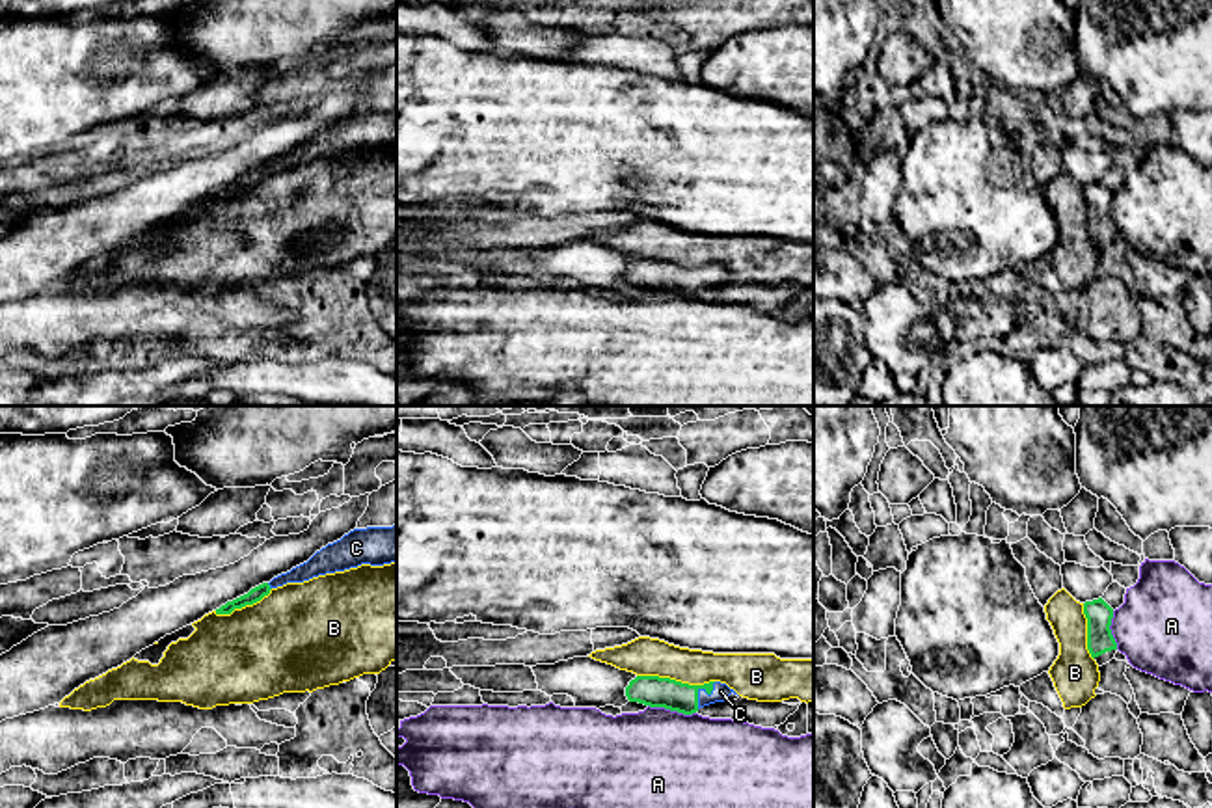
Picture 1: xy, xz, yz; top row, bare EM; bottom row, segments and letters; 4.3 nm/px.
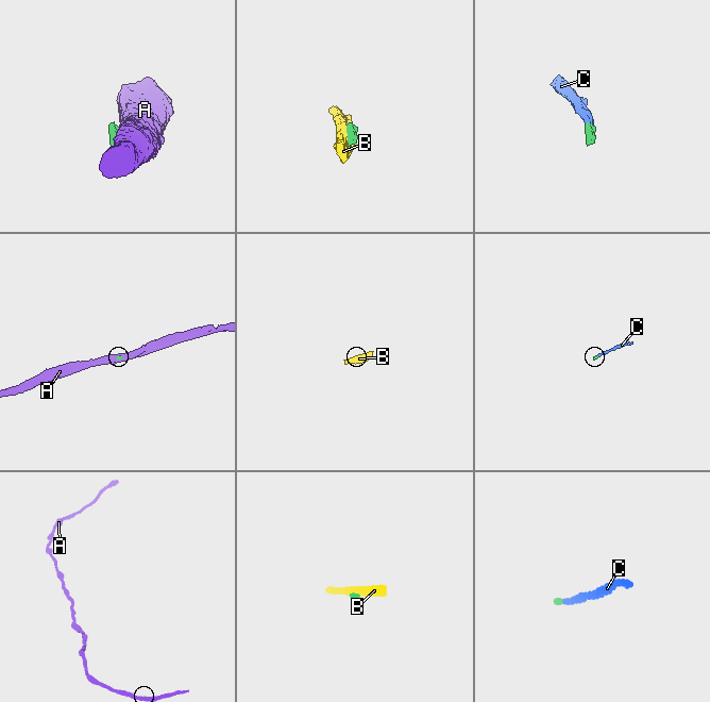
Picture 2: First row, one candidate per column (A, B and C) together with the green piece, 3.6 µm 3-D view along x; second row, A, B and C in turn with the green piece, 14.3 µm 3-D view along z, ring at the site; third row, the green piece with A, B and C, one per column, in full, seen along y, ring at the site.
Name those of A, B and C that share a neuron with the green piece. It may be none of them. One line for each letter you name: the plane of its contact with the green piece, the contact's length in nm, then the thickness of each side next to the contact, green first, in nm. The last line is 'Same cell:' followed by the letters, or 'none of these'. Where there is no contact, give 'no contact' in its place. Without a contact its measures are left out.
C: meets green in xz; contact 150 nm long; 140 nm thick on the green side, 80 nm on the other
Same cell: C

